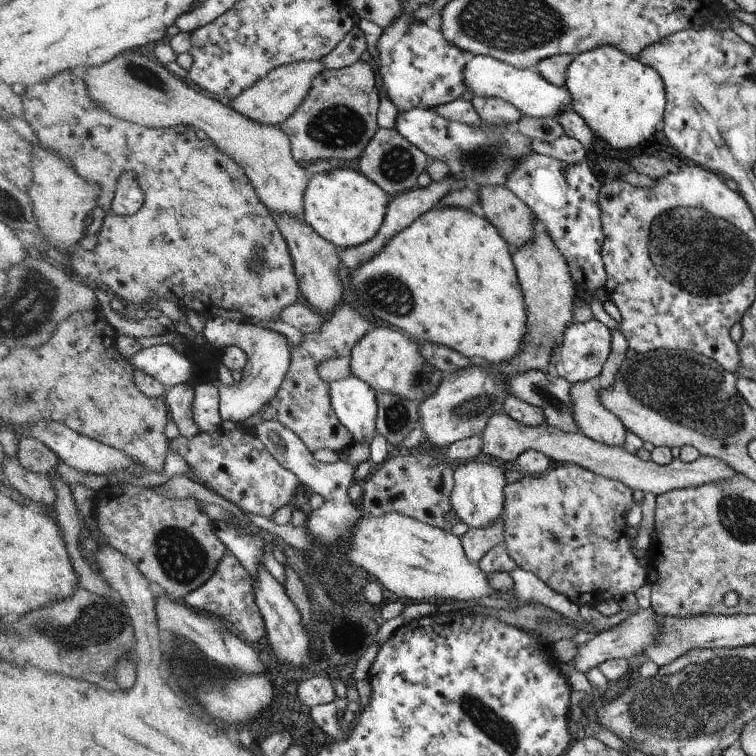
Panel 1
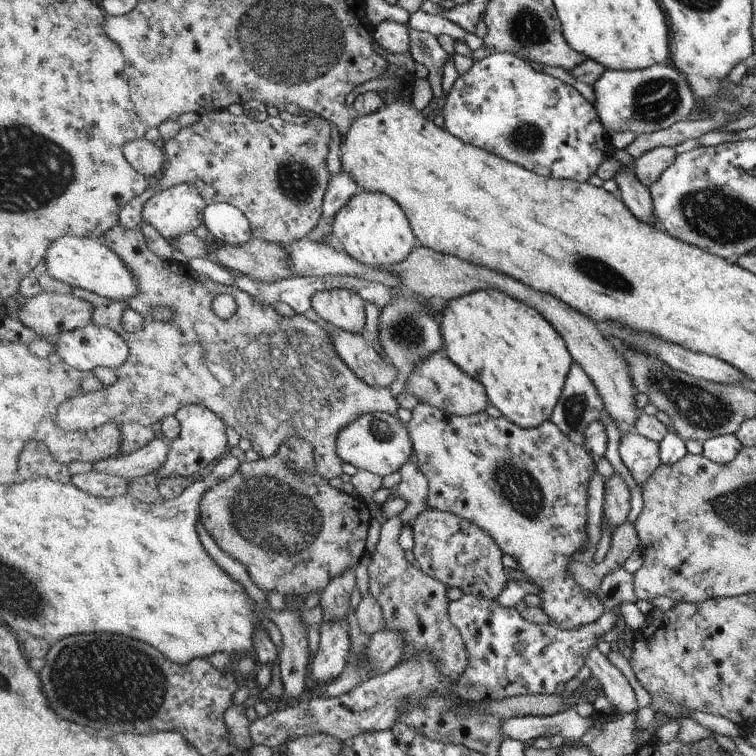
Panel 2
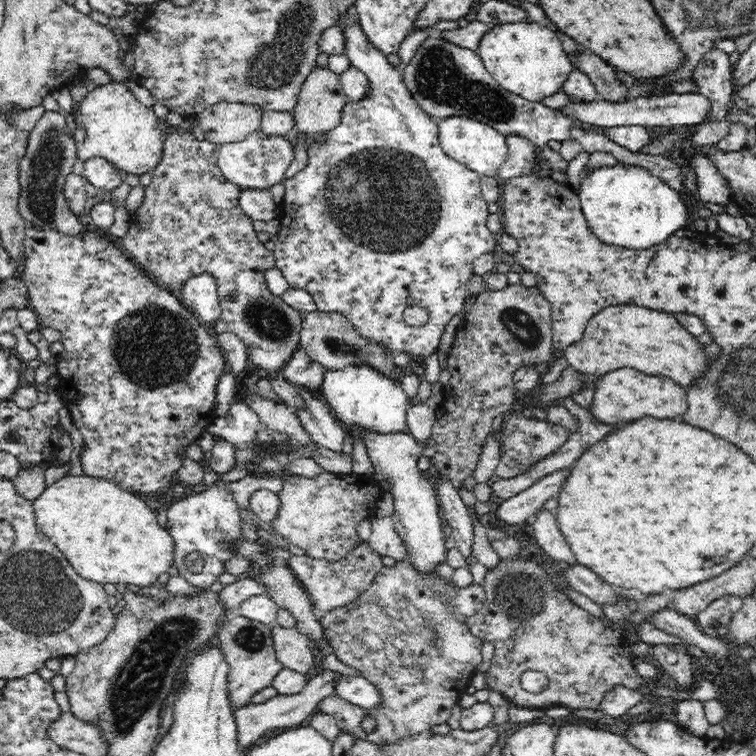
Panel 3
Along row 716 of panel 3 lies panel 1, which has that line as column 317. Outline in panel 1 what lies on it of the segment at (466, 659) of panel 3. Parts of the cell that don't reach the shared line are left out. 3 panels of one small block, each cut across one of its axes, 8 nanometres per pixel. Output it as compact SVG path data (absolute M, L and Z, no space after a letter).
M350 305L336 309L318 333L308 333L299 347L291 346L292 358L290 370L279 392L271 400L272 404L263 419L278 419L284 423L313 453L320 448L329 448L340 453L352 444L352 435L339 421L331 402L331 386L328 380L320 378L318 365L323 360L351 354L355 345L370 331L371 324Z

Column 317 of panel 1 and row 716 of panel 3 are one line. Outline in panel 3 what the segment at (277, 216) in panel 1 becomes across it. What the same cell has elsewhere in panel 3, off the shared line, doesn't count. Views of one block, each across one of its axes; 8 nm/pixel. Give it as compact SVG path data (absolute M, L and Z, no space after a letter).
M324 670L322 674L310 678L309 682L298 694L279 694L262 703L248 703L240 708L234 708L233 715L235 727L238 733L238 747L242 751L248 751L260 738L268 738L278 730L286 730L298 727L310 714L314 714L314 708L326 697L336 696L334 692L334 680L340 678L340 674Z

